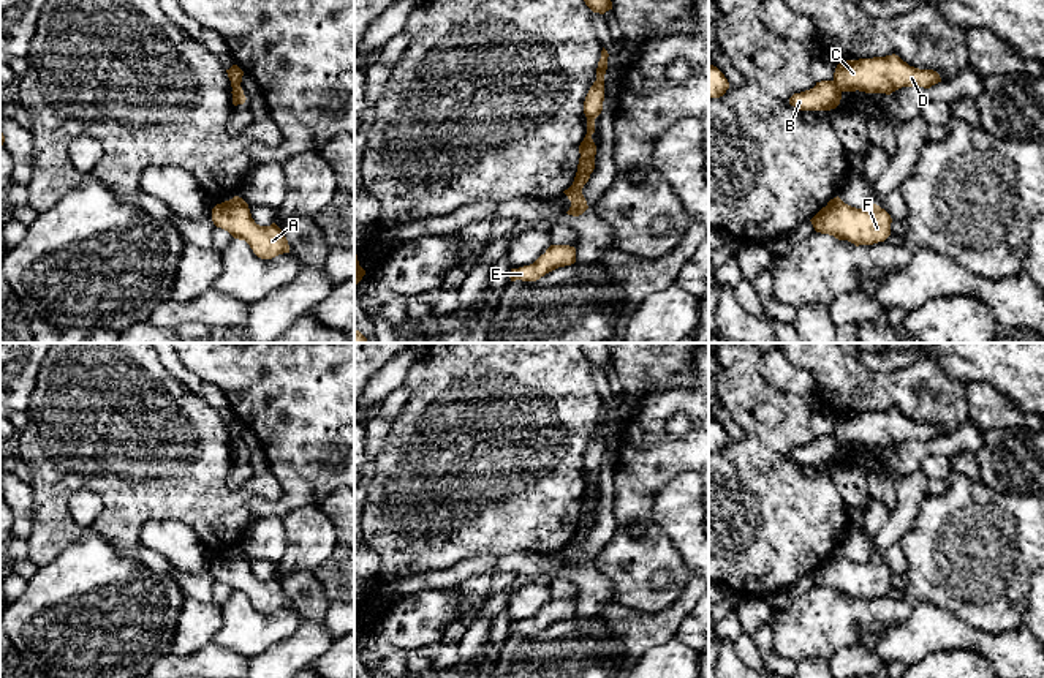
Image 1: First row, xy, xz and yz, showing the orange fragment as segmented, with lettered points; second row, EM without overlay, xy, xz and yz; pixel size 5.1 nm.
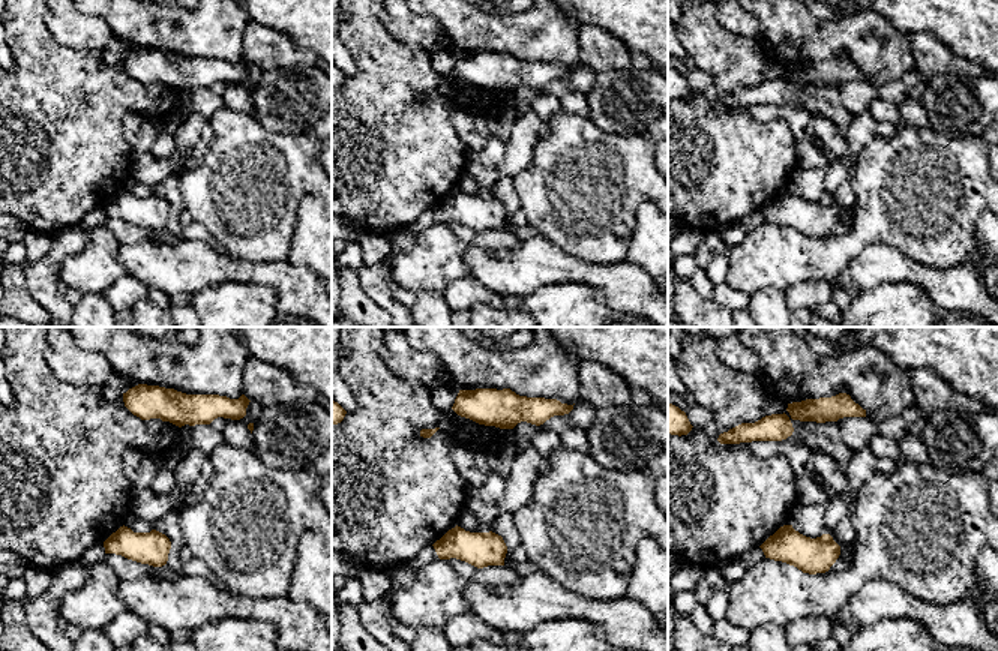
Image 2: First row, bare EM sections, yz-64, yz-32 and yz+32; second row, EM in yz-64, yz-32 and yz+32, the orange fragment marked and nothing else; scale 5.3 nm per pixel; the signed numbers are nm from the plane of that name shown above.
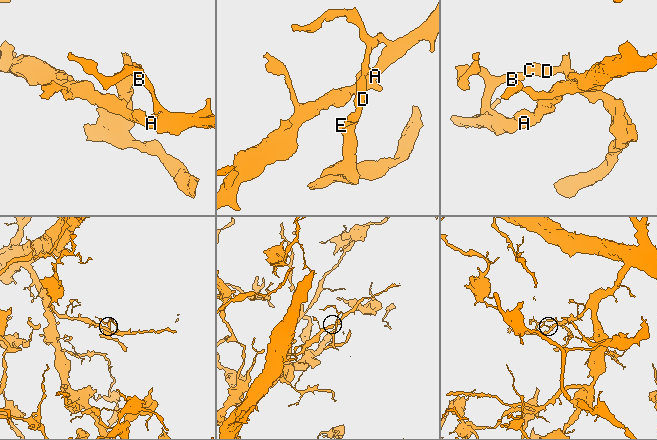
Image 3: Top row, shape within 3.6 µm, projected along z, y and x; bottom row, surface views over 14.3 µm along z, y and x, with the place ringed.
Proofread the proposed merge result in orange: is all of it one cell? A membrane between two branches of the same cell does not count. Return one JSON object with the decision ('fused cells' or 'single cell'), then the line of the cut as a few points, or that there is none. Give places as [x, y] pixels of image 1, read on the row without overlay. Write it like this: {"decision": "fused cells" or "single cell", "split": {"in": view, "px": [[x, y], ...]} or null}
{"decision": "fused cells", "split": {"in": "yz", "px": [[832, 435], [842, 444]]}}

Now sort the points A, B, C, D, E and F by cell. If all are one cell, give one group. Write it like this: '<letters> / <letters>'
A B F / C D E

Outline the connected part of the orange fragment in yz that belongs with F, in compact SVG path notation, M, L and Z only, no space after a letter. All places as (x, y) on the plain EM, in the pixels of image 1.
M837 550L810 575L816 586L829 588L859 601L884 596L891 589L892 572L876 558L867 563L856 563Z

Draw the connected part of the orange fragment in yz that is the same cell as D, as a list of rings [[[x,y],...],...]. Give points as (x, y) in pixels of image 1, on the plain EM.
[[[898,409],[873,411],[840,416],[834,427],[834,436],[842,446],[886,447],[902,441],[924,441],[941,436],[933,424],[910,420]]]

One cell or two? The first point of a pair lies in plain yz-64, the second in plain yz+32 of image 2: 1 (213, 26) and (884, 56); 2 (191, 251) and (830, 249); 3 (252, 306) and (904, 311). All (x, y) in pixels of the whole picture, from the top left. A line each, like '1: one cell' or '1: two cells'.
1: one cell
2: two cells
3: one cell

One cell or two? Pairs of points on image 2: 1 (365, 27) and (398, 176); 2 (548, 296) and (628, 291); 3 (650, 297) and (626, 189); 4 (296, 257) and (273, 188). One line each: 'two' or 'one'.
1: one
2: two
3: two
4: two

